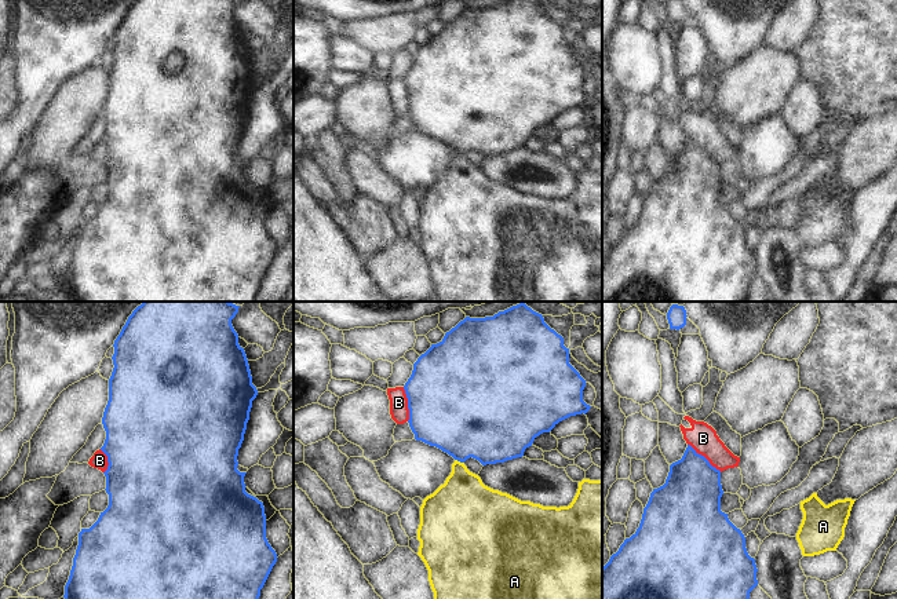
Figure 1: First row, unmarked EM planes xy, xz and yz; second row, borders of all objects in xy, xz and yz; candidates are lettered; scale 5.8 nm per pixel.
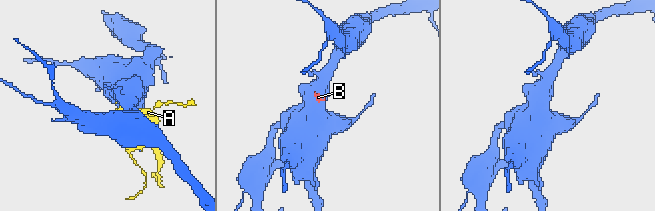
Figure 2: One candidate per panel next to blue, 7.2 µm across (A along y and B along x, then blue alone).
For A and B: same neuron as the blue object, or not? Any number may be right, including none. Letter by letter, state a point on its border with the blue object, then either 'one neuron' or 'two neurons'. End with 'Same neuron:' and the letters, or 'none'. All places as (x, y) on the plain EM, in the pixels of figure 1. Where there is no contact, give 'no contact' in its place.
A: meets blue in xz at (459, 152); two neurons
B: meets blue in yz at (704, 149); two neurons
Same neuron: none

